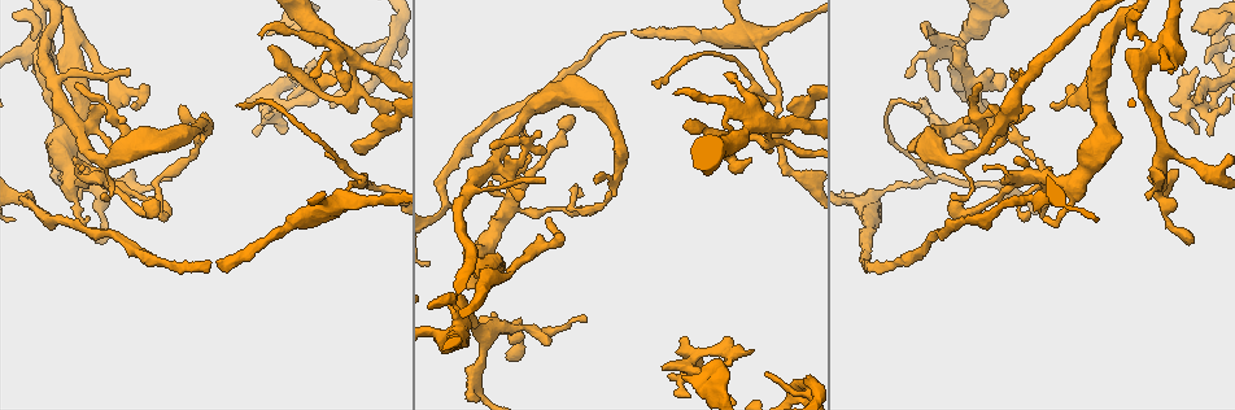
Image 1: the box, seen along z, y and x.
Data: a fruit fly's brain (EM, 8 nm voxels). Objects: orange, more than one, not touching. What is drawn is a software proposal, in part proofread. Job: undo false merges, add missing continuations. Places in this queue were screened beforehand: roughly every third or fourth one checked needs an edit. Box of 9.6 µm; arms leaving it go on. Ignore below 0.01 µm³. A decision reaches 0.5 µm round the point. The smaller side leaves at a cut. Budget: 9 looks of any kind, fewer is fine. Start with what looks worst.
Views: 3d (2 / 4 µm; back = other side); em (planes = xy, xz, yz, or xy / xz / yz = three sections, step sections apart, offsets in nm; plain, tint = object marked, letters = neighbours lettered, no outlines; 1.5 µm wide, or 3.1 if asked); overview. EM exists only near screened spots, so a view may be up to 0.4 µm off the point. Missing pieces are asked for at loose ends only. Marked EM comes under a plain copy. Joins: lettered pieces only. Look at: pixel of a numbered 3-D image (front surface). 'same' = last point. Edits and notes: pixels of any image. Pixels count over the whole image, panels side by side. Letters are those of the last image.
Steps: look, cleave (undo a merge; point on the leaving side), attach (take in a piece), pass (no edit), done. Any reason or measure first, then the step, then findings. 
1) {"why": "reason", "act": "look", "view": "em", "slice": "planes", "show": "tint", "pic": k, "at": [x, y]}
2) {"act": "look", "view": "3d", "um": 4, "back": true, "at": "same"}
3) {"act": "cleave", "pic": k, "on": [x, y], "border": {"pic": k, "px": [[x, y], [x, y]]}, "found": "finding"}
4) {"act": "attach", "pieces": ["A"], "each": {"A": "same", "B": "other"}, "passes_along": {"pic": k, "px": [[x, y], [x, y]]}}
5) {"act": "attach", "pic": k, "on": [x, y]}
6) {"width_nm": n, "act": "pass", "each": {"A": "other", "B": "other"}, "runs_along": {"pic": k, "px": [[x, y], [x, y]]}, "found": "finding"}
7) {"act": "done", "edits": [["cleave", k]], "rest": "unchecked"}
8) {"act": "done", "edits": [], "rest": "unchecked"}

{"why": "an open end", "act": "look", "view": "em", "slice": "yz", "step": 4, "show": "letters", "pic": 1, "at": [268, 33]}

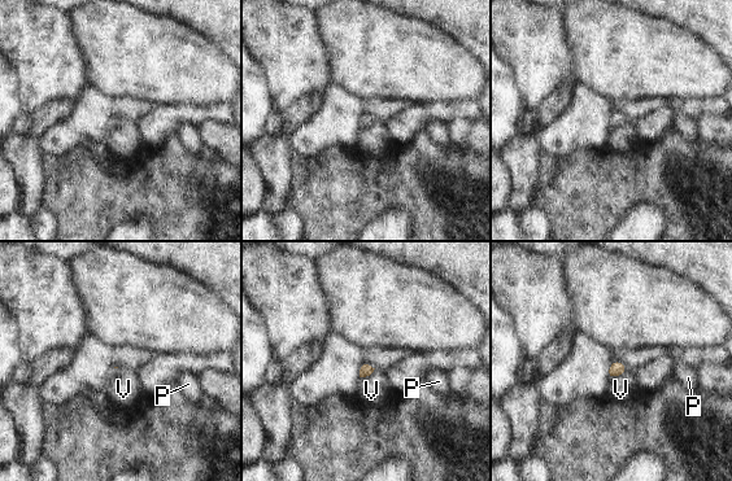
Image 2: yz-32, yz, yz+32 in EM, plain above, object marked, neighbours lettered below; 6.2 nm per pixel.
{"act": "look", "view": "em", "slice": "planes", "show": "letters", "at": "same"}

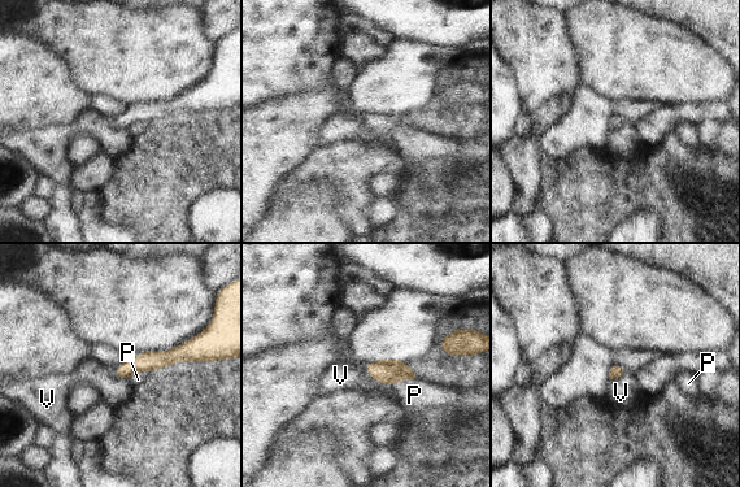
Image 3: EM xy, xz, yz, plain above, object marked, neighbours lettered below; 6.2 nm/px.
{"act": "pass", "each": {"P": "other", "V": "other"}, "runs_along": {"pic": 3, "px": [[194, 353], [142, 361], [117, 373]]}, "found": "no lettered piece goes on from it"}

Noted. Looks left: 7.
{"why": "four arms meet", "act": "look", "view": "em", "slice": "planes", "show": "tint", "pic": 1, "at": [27, 51]}

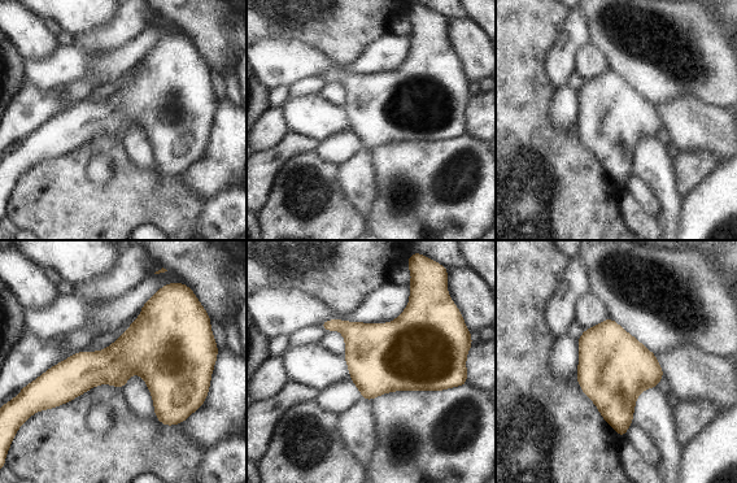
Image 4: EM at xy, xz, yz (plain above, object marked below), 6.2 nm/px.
{"why": "see the neighbours", "act": "look", "view": "em", "slice": "planes", "show": "letters", "at": "same"}

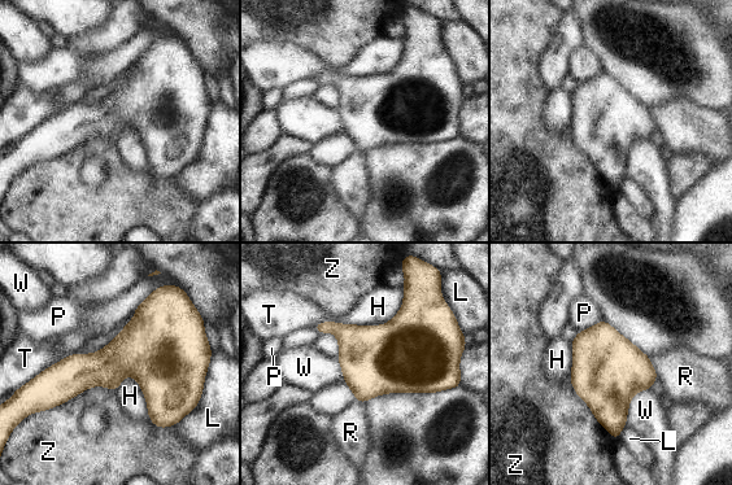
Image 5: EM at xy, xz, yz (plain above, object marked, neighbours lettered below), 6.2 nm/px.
{"width_nm": 440, "act": "pass", "each": {"H": "other", "L": "other", "P": "other", "R": "other", "T": "other", "W": "other", "Z": "other"}, "border": {"pic": 5, "px": [[650, 389], [634, 396], [626, 423]]}, "found": "continuous, no second neuron"}

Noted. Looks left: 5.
{"why": "an open end", "act": "look", "view": "em", "slice": "xy", "step": 4, "show": "tint", "pic": 1, "at": [59, 176]}

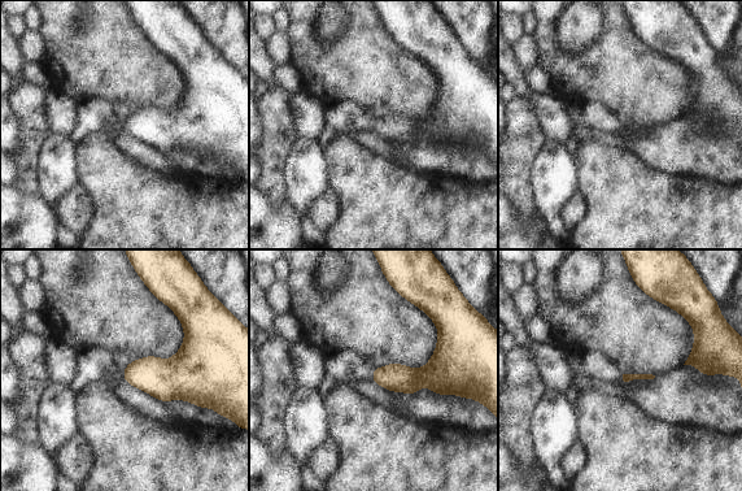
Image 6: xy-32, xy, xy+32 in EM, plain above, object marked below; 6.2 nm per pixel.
{"act": "look", "view": "em", "slice": "planes", "show": "letters", "at": "same"}

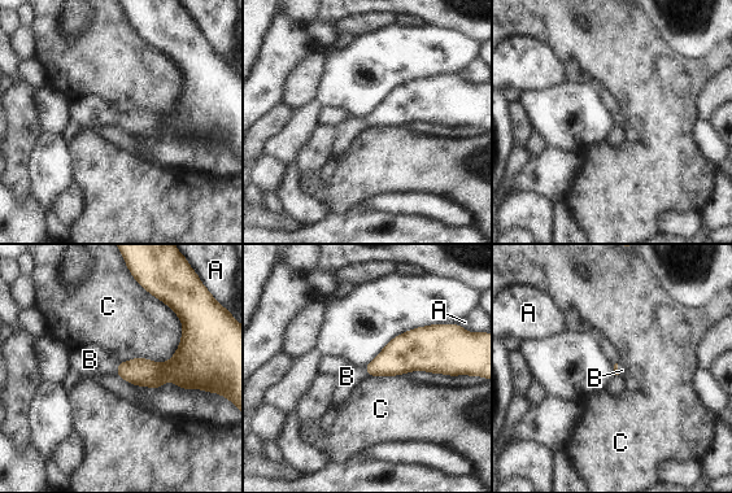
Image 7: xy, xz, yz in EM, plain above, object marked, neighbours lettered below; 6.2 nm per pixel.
{"longest_contact_nm": ["C", 550], "act": "attach", "pieces": ["B"], "each": {"A": "other", "B": "same", "C": "other"}, "found": "the neuron continues"}

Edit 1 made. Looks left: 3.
{"act": "look", "view": "3d", "um": 4, "pic": 1, "at": [310, 73]}

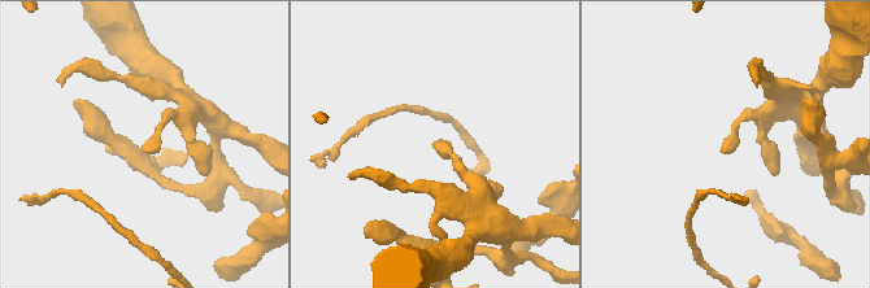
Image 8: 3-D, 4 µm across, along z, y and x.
{"why": "now the EM", "act": "look", "view": "em", "slice": "xy", "step": 8, "show": "tint", "pic": 8, "at": [434, 144]}

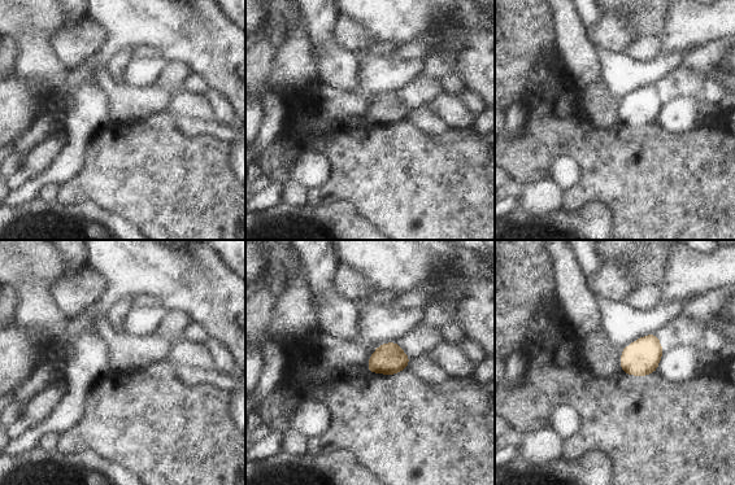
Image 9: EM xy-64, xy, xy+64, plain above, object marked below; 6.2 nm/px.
{"act": "look", "view": "em", "slice": "planes", "show": "letters", "at": "same"}

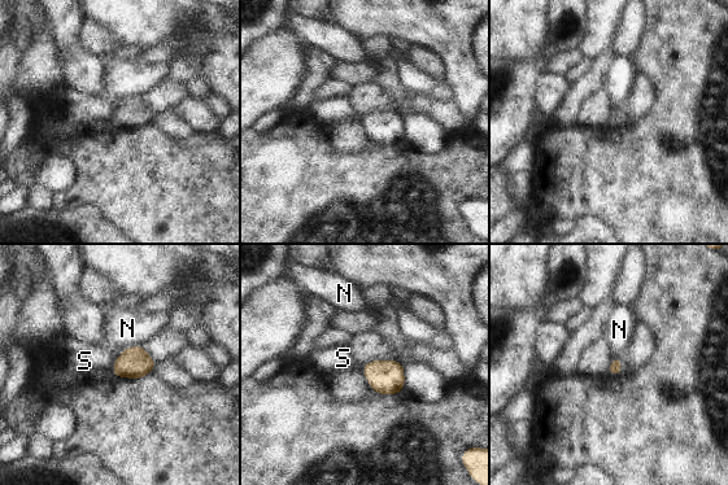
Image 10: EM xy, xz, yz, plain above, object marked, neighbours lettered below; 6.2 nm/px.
{"act": "pass", "each": {"N": "other", "S": "other"}, "border": {"pic": 10, "px": [[118, 355], [110, 370]]}, "found": "none of them fits"}

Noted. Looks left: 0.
{"act": "done", "edits": [["attach", 7]], "rest": "unchecked"}

